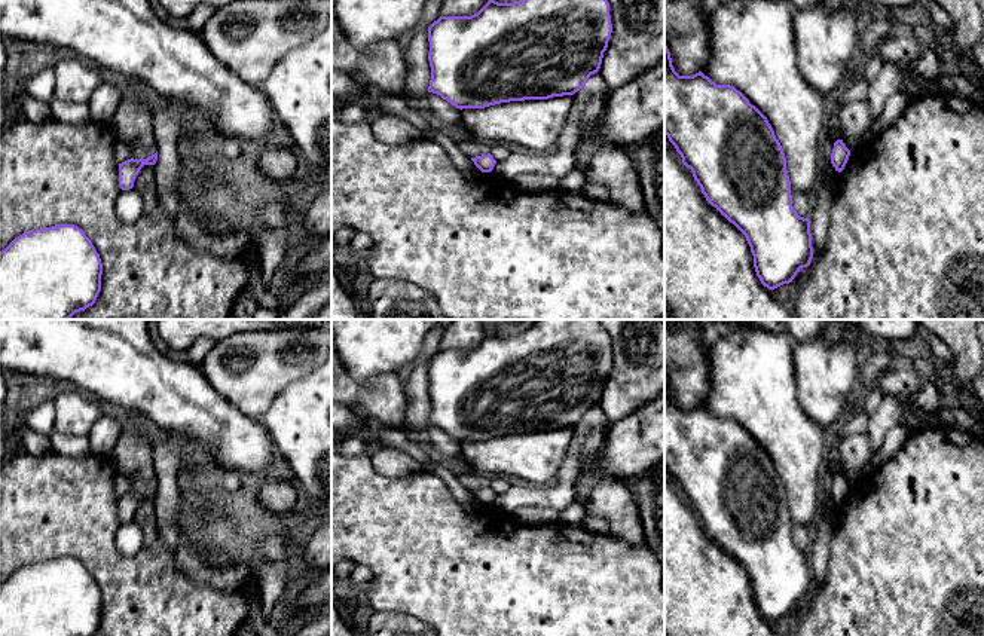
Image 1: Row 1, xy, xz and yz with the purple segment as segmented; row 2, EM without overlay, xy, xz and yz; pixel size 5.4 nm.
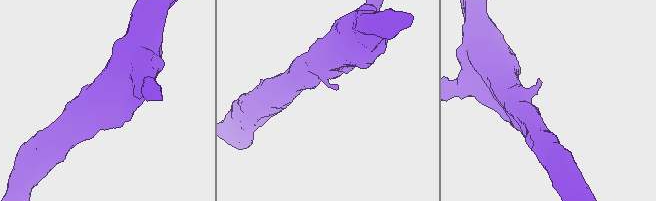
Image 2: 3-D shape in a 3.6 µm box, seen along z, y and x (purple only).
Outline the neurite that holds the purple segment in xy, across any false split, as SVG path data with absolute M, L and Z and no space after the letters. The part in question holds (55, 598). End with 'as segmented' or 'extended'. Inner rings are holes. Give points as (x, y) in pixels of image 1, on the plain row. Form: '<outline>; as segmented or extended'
M74 557L28 563L0 584L0 636L95 636L103 596Z; as segmented

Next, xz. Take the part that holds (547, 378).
M537 319L531 328L514 336L491 331L471 349L440 349L428 360L428 425L440 428L459 443L574 428L599 404L611 366L609 336L601 319Z; as segmented

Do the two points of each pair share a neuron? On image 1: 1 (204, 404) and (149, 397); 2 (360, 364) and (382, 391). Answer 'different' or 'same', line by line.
1: same
2: different

